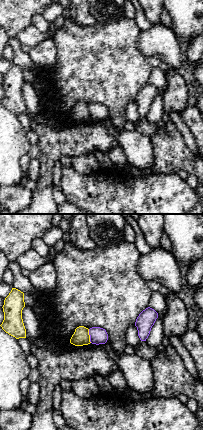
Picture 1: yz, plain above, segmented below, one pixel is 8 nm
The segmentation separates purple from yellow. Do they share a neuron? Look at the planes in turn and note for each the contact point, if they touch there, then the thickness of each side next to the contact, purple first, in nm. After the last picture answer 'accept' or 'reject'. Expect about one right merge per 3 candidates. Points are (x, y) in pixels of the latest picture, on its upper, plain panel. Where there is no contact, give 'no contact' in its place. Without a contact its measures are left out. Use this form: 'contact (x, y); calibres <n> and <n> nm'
contact (90, 112); calibres 130 and 130 nm

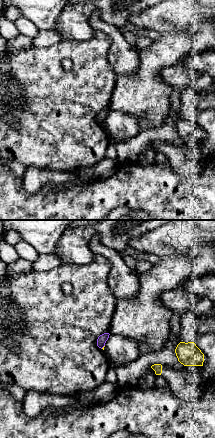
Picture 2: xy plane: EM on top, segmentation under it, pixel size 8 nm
contact (102, 123); calibres 70 and 20 nm

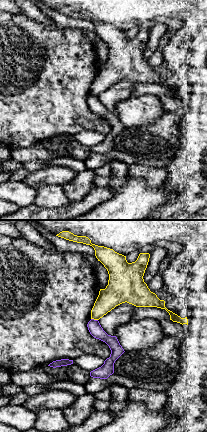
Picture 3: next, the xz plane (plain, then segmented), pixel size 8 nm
contact (93, 95); calibres 110 and 180 nm

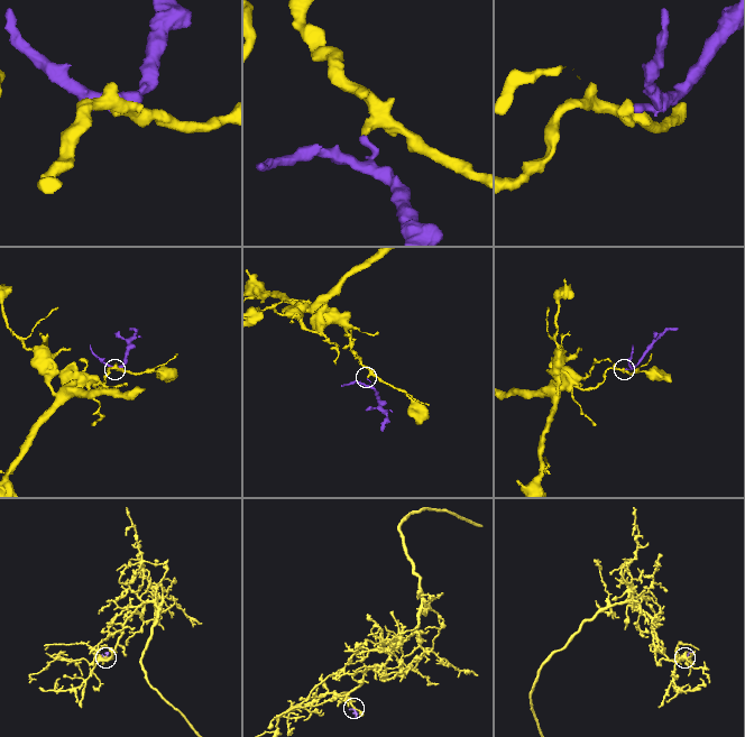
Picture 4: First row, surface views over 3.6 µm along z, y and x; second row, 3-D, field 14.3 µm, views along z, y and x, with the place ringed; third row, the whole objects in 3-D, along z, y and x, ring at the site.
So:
reject

